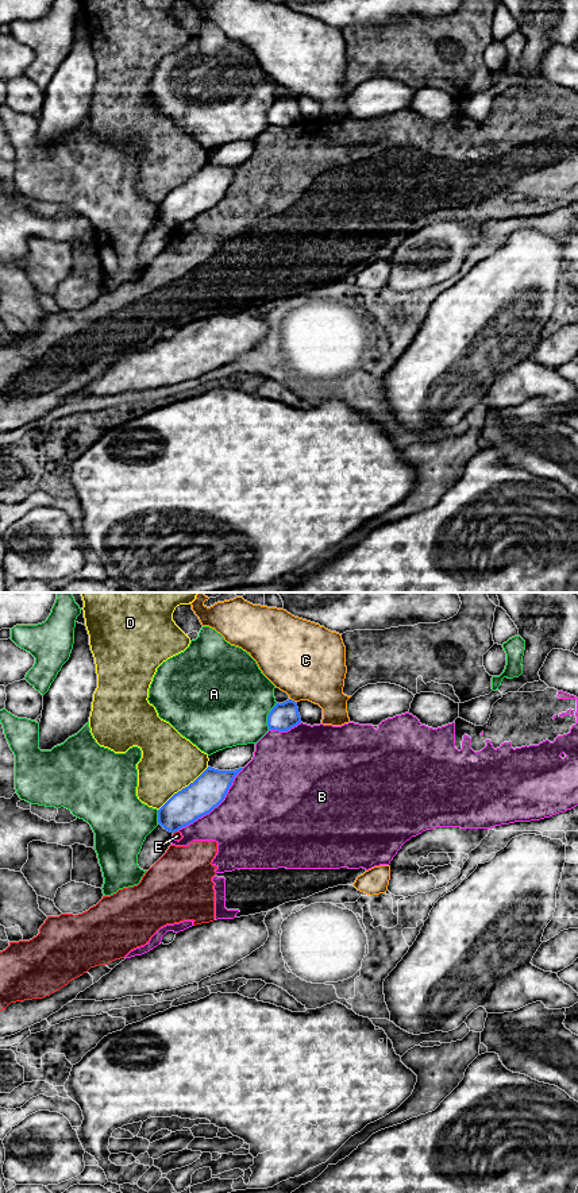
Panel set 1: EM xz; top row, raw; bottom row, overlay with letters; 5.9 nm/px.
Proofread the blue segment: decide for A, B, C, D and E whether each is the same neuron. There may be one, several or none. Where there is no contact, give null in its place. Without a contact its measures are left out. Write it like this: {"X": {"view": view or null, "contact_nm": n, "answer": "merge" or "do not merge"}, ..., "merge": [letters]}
{"A": {"view": "xz", "contact_nm": 180, "answer": "do not merge"}, "B": {"view": "xz", "contact_nm": 550, "answer": "do not merge"}, "C": {"view": "xz", "contact_nm": 50, "answer": "do not merge"}, "D": {"view": "xz", "contact_nm": 400, "answer": "do not merge"}, "E": {"view": "xz", "contact_nm": 40, "answer": "do not merge"}, "merge": []}

